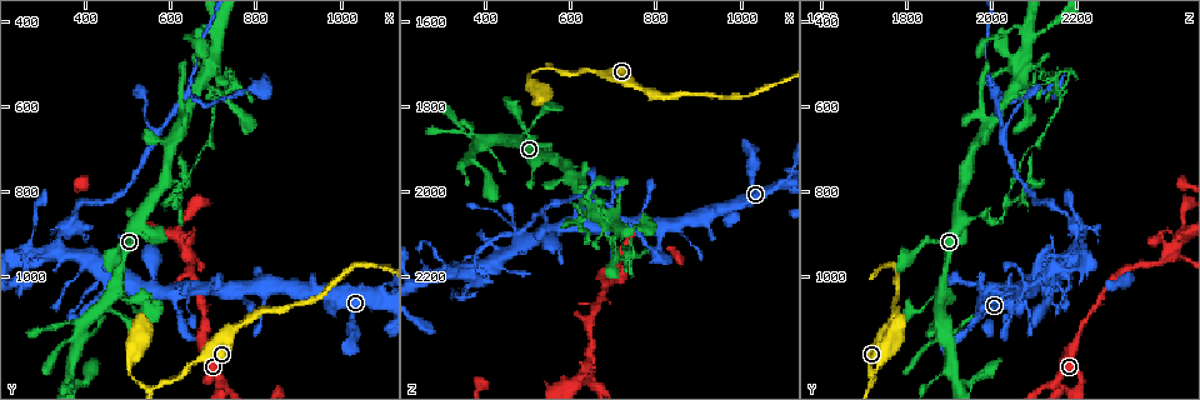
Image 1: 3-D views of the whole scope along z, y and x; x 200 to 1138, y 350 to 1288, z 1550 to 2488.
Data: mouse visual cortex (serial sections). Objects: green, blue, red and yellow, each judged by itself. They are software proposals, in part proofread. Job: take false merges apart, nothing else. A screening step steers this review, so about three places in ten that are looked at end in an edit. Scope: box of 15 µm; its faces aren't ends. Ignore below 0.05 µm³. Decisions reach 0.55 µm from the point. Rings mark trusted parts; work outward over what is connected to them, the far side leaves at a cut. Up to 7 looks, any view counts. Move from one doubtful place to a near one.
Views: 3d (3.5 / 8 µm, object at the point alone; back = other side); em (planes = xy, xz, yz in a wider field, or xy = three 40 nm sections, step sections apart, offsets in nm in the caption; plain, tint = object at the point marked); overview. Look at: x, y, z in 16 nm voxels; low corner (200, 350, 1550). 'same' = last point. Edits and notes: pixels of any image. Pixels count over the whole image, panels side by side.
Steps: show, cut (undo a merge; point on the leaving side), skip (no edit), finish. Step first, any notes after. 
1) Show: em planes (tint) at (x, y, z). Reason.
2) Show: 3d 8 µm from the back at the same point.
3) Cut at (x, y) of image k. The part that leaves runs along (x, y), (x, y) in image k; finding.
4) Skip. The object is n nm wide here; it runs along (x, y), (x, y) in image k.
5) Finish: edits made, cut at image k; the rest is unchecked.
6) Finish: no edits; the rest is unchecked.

Show: 3d 3.5 µm at (350, 1150, 1855).

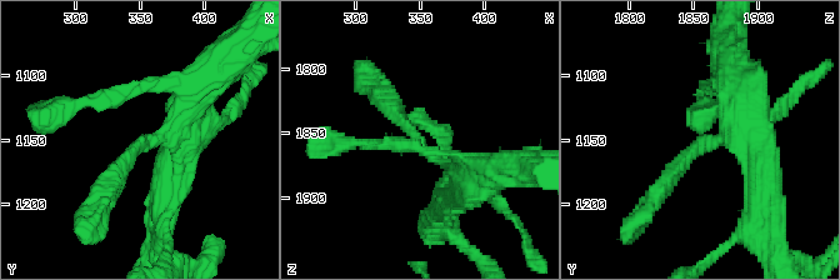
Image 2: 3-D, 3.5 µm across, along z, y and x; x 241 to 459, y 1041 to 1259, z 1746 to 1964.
Show: em xy step 2 (tint) at (350, 1154, 1858). The arms are 200, 450 nm wide; now the EM.

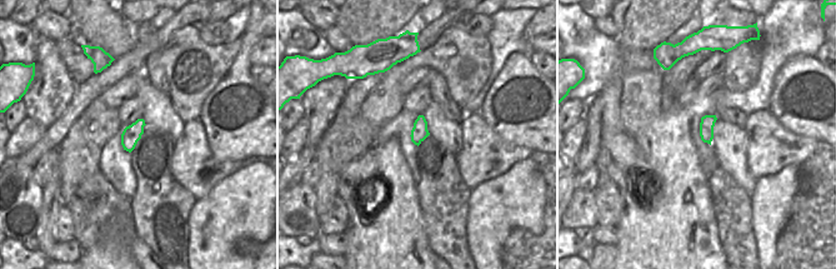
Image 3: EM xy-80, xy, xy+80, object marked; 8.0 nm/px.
Show: em xy step 5 (tint) at the same point.

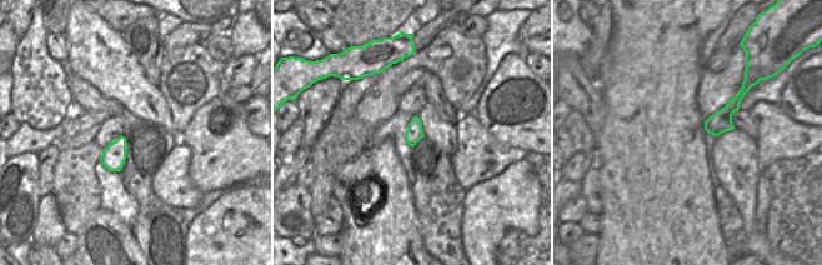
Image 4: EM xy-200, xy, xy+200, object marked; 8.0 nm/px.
Skip. It runs along (191, 100), (99, 196) in image 2; one cell here.

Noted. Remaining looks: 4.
Show: em xy step 5 (tint) at (360, 870, 2195). Abrupt turn.

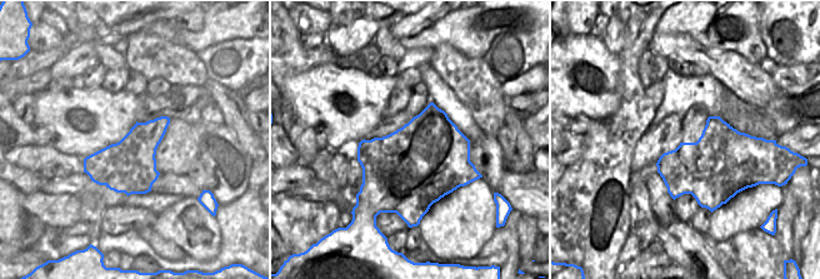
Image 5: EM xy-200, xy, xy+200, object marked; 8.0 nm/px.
Show: 3d 3.5 µm from the back at the same point. See where the arms go.

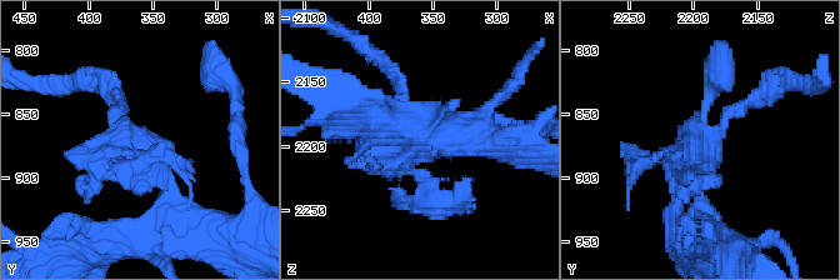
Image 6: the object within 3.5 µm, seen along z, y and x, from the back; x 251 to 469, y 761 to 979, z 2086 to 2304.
Cut at (131, 158) of image 6. The part that leaves runs along (158, 183), (116, 125), (120, 101) in image 6; a second cell is stuck on.

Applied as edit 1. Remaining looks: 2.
Finish: edits made, cut at image 6; the rest is unchecked.

